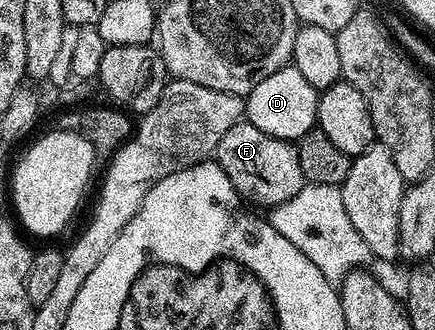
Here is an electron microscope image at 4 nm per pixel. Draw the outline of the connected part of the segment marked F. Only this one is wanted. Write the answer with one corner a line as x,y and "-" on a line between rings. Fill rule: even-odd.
248,121
231,125
231,129
223,133
223,141
219,141
215,152
215,162
223,169
223,173
227,173
242,200
254,208
275,208
295,197
295,193
299,193
299,189
306,184
303,169
299,169
296,146
290,140
276,139
263,133
263,129
255,129
255,125

